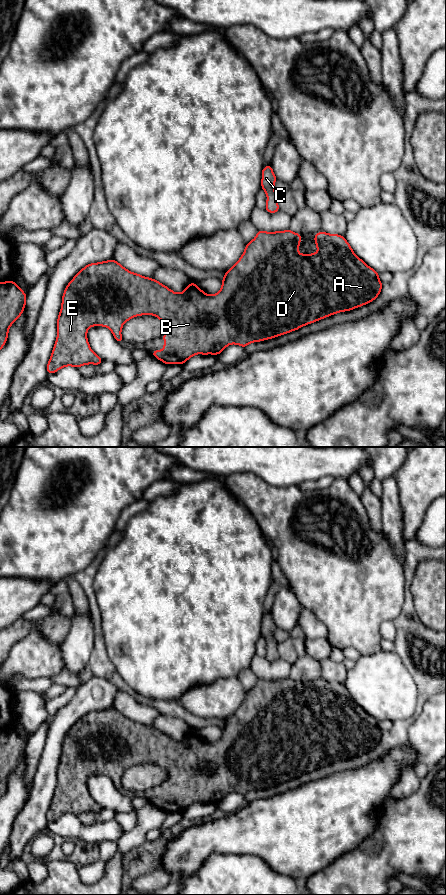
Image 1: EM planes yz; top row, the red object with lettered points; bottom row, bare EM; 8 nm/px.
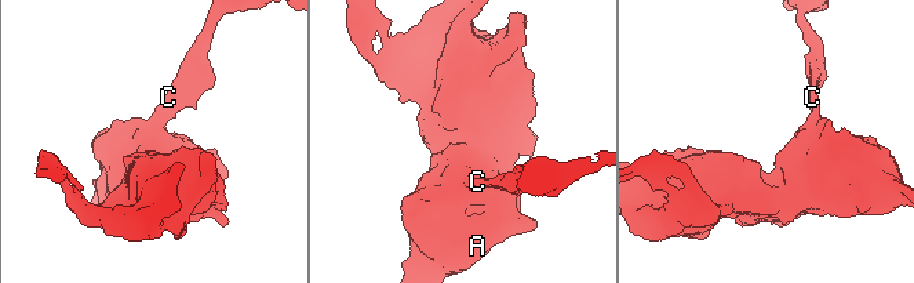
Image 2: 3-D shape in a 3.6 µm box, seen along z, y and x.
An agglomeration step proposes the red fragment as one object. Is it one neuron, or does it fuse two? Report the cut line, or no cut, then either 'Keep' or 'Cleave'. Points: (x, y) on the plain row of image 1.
No split. Keep

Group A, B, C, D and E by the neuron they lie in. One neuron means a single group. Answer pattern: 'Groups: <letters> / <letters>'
Groups: A B C D E

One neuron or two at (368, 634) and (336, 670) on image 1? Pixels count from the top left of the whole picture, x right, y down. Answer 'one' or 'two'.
two

